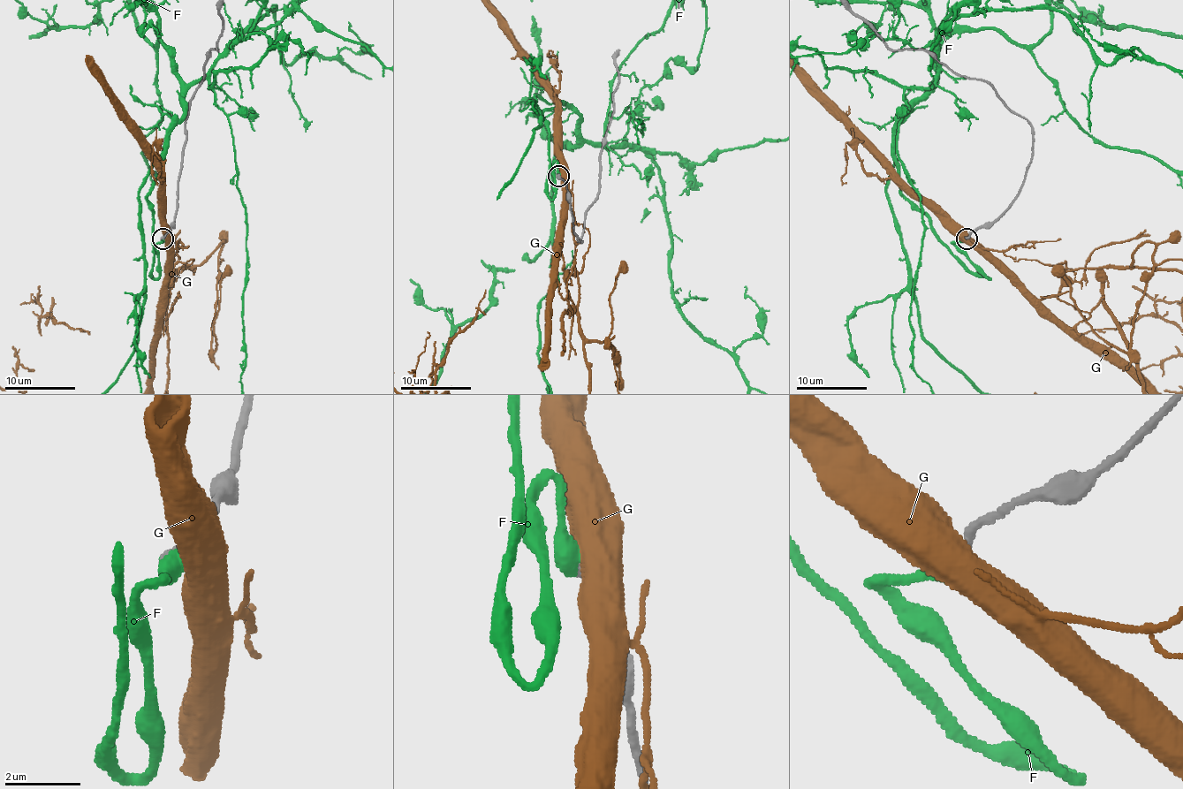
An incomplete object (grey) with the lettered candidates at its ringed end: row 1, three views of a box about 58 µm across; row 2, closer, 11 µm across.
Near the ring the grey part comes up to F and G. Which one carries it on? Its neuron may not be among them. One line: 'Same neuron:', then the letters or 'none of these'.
Same neuron: F

